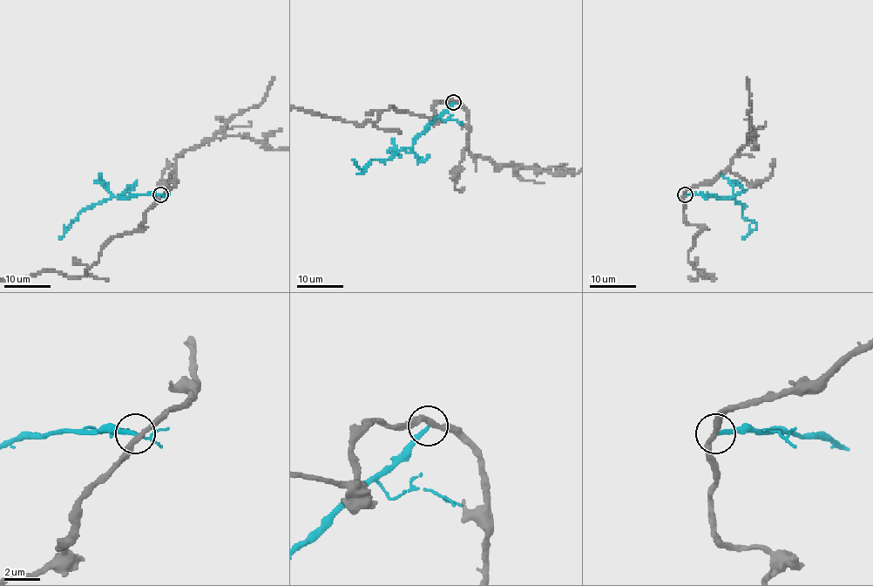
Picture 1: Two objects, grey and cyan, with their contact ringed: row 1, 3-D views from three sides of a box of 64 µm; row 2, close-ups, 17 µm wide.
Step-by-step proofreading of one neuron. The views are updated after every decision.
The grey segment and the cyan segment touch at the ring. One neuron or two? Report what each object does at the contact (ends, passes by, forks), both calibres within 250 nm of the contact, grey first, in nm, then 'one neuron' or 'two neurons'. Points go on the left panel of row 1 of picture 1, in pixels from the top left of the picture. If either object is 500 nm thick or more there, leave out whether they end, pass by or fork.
grey passes by; cyan ends there; 280 nm thick on the grey side, 240 nm on the other; two neurons

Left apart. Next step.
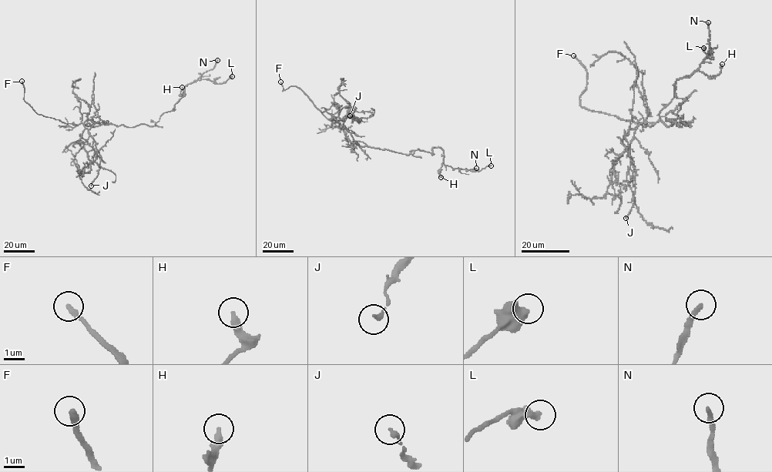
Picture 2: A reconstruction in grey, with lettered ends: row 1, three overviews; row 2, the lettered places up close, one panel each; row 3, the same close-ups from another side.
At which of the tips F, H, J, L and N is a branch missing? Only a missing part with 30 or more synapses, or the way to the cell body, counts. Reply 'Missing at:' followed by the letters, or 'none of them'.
Missing at: F, N

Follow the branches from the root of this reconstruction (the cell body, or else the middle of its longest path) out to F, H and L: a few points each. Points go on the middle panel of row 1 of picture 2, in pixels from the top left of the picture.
F: (380, 149), (362, 147), (351, 142), (344, 130), (328, 119), (301, 89), (290, 85), (283, 90), (280, 82)
H: (380, 149), (407, 155), (417, 148), (432, 152), (434, 147), (441, 148), (444, 153), (441, 177)
L: (380, 149), (407, 155), (439, 147), (444, 163), (452, 168), (477, 171), (491, 165)

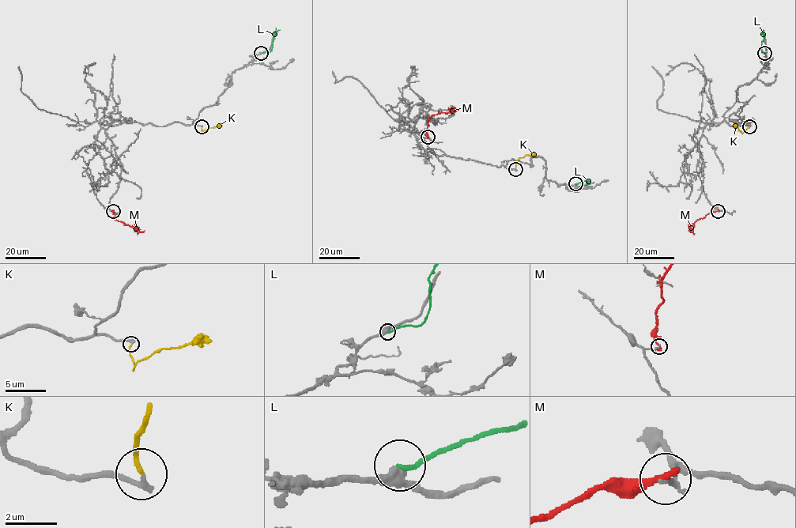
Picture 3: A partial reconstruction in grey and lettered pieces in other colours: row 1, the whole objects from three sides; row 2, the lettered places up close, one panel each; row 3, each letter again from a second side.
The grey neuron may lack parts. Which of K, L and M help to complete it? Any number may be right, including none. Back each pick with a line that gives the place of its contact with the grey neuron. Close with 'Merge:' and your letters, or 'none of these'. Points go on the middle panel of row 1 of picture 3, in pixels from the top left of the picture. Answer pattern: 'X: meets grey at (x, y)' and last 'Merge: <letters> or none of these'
K: meets grey at (515, 169)
Merge: K

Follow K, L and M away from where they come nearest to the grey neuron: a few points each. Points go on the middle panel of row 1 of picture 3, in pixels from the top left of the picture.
K: (515, 169), (519, 158), (536, 153)
L: (575, 183), (586, 180), (588, 182), (590, 179)
M: (428, 137), (428, 119), (431, 115), (458, 109)

